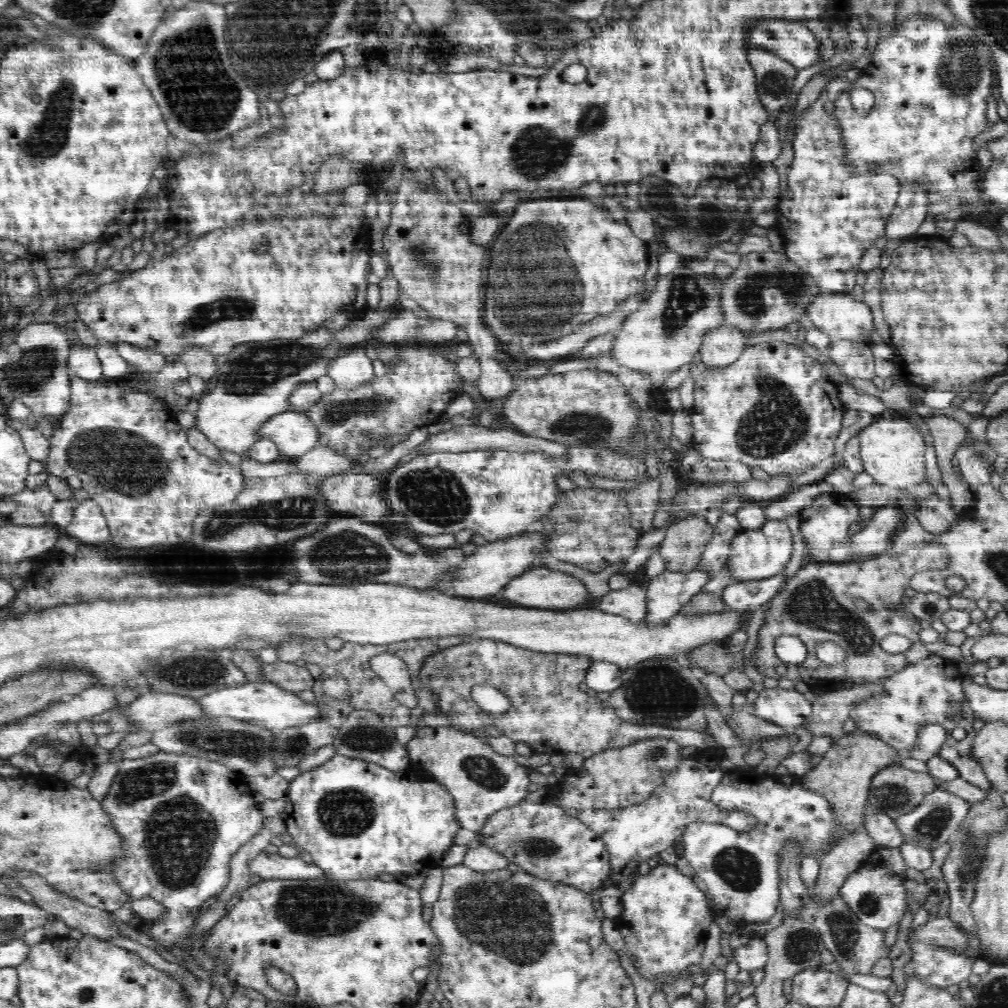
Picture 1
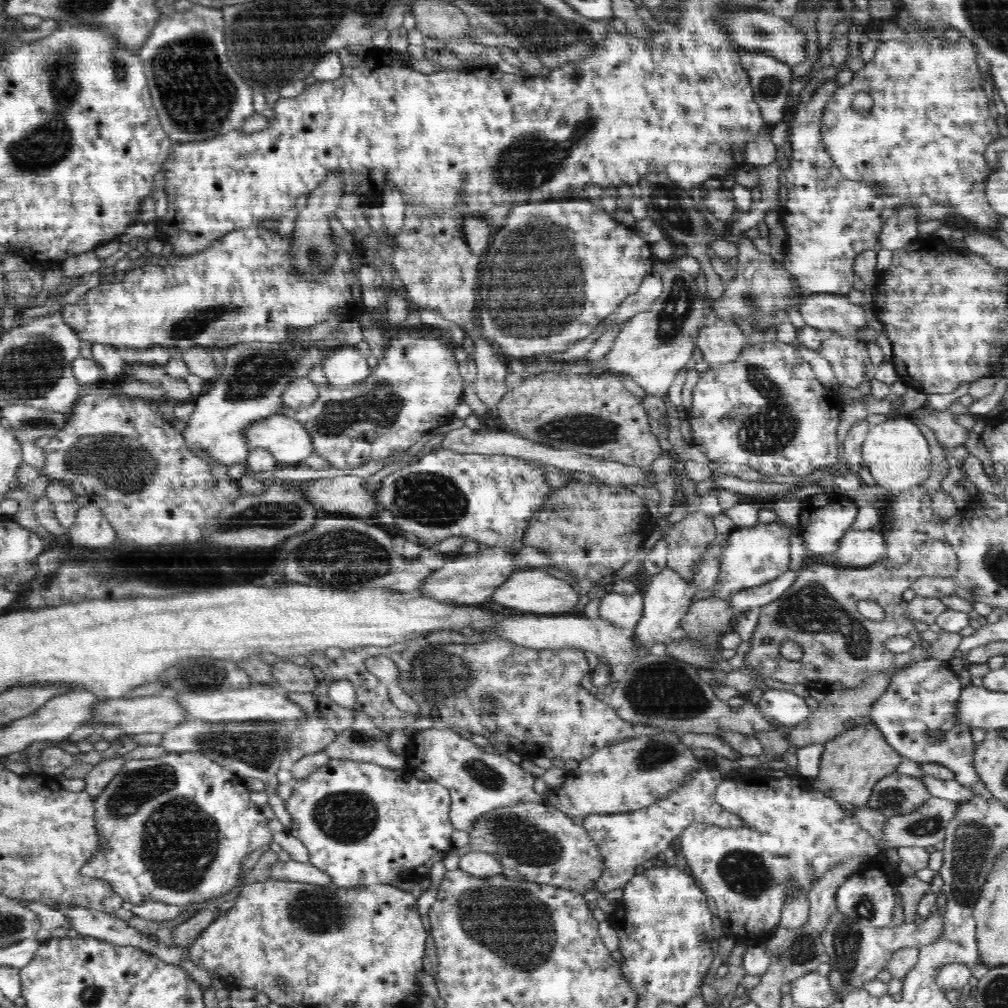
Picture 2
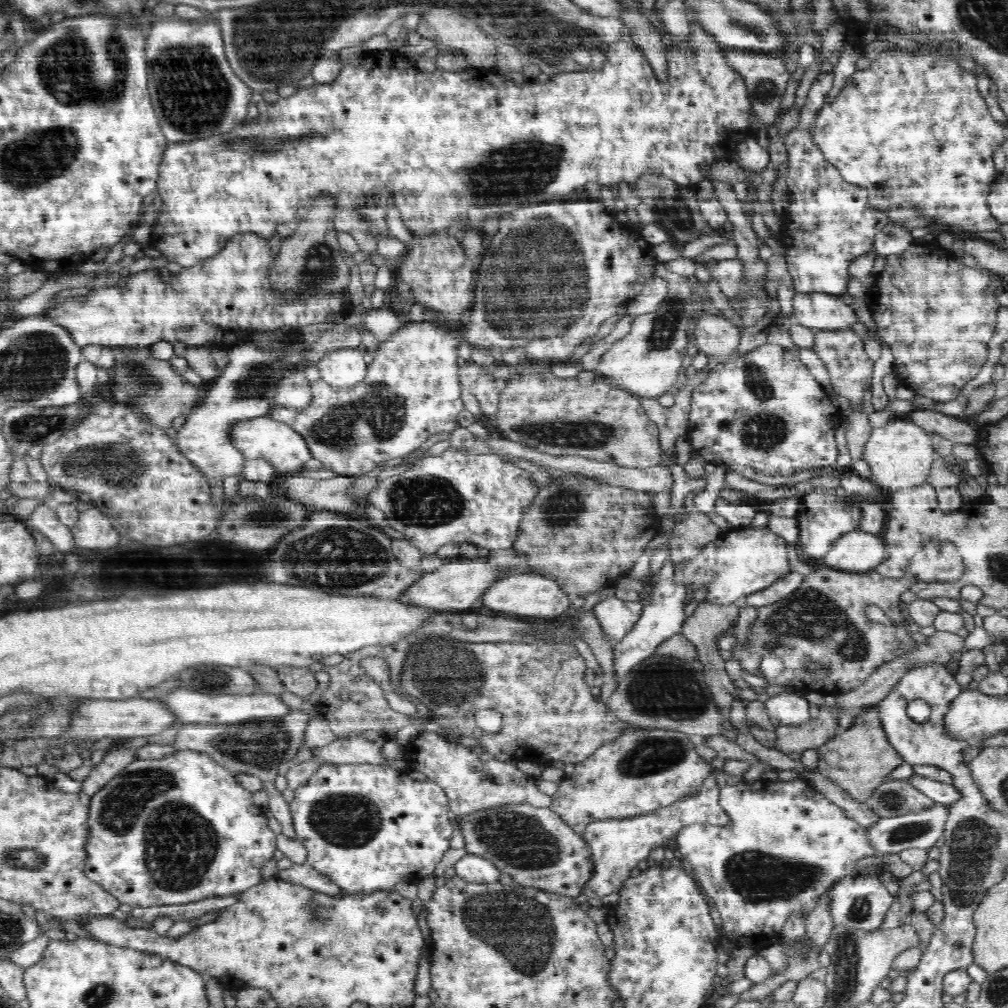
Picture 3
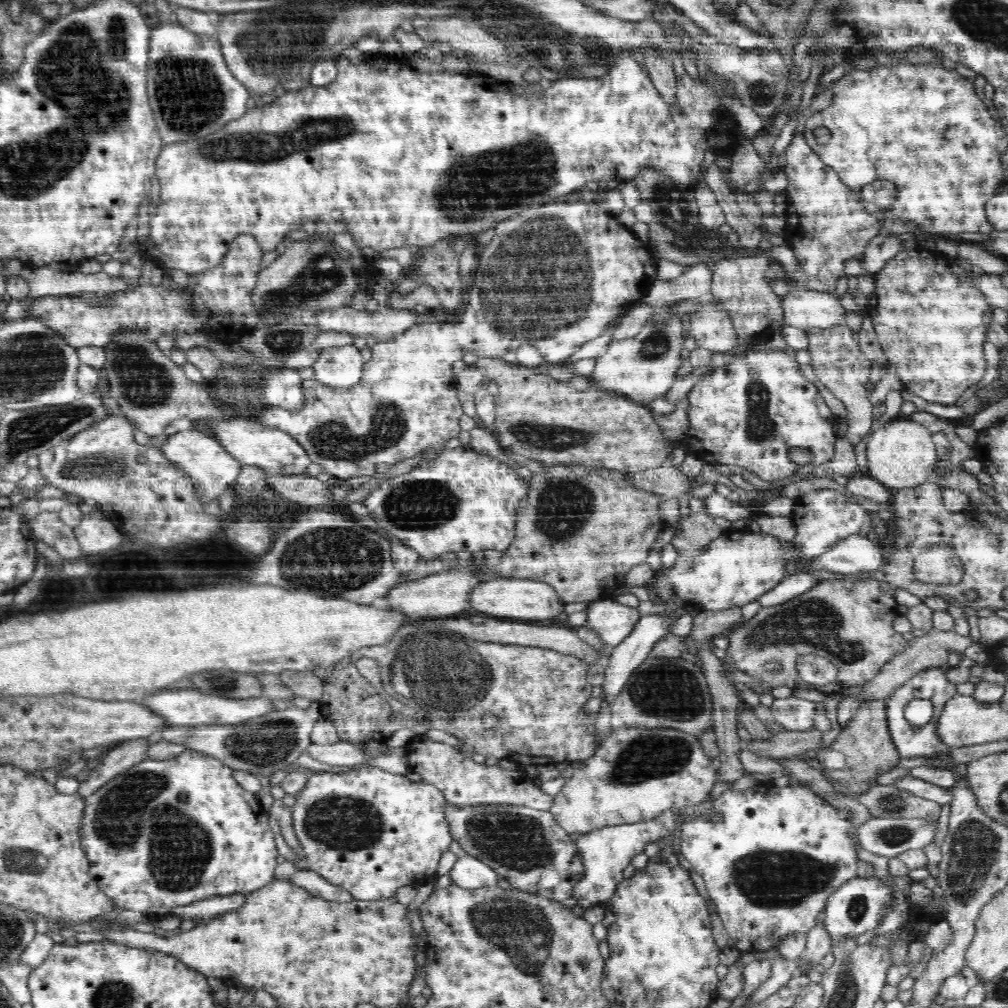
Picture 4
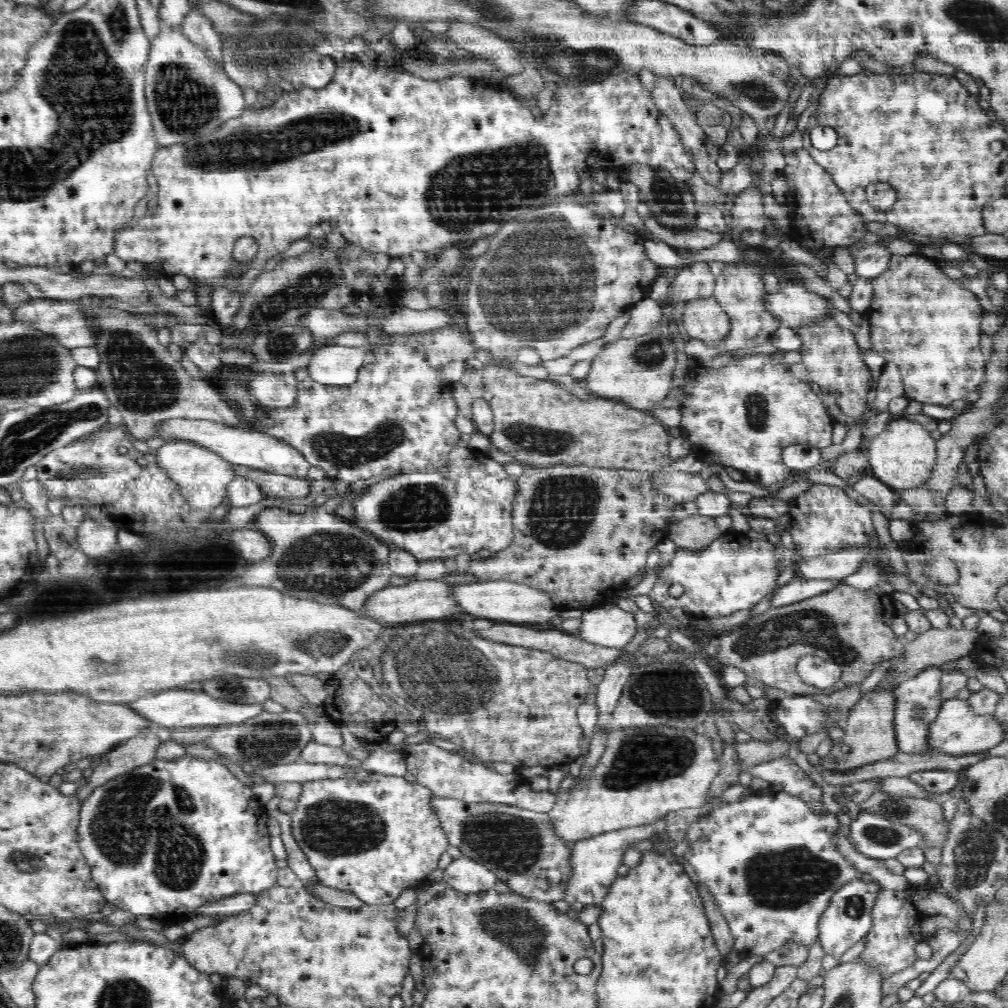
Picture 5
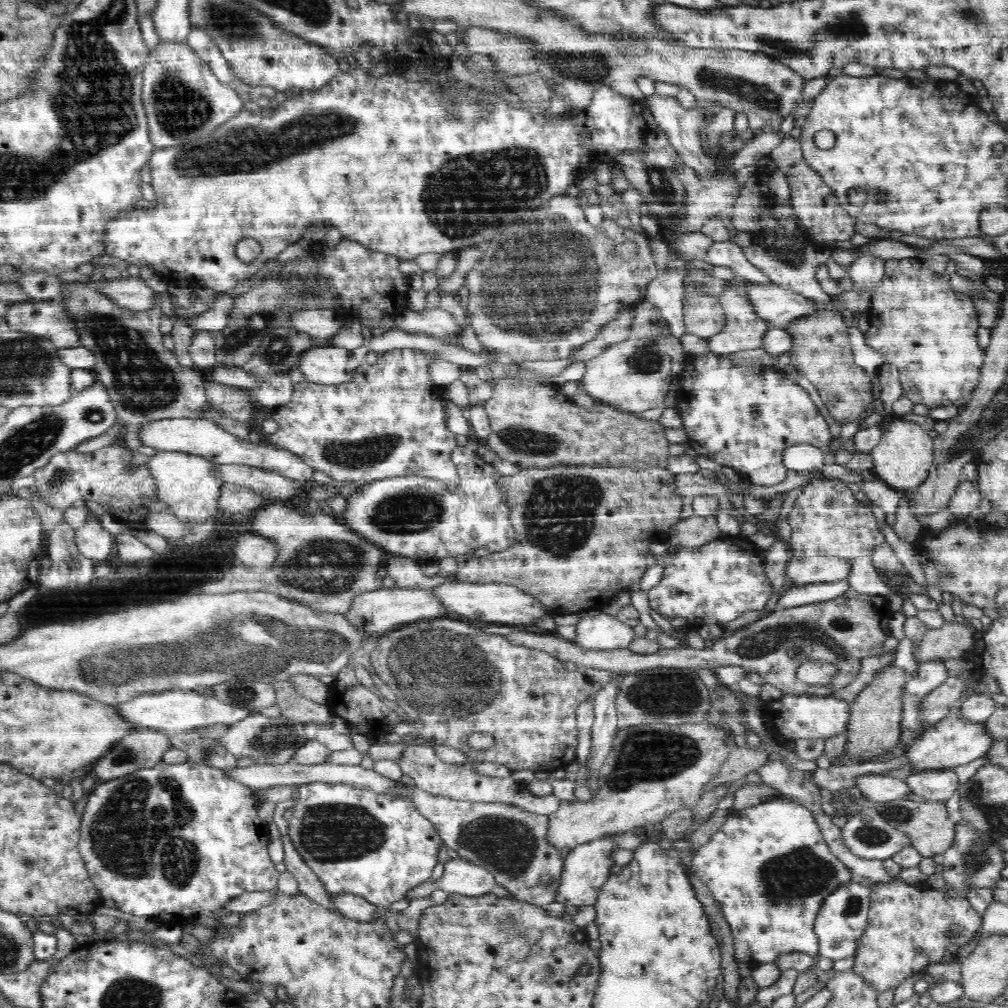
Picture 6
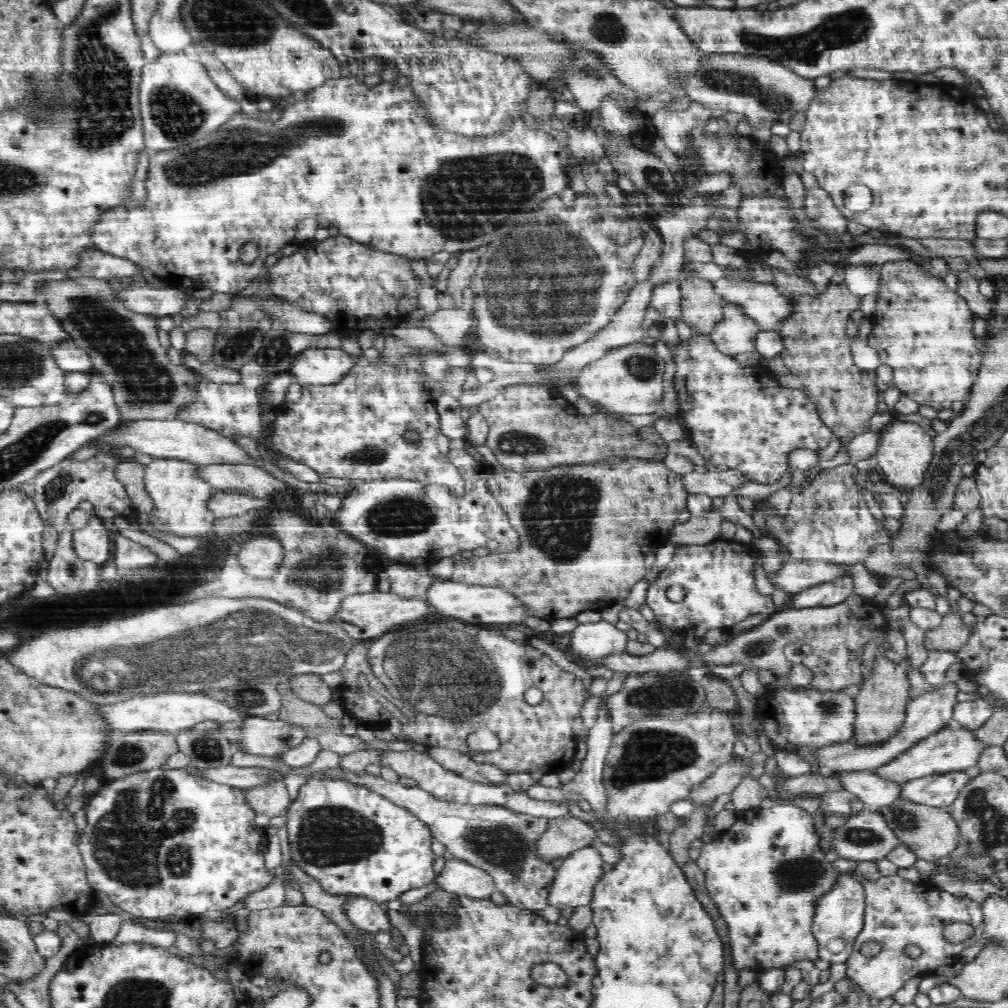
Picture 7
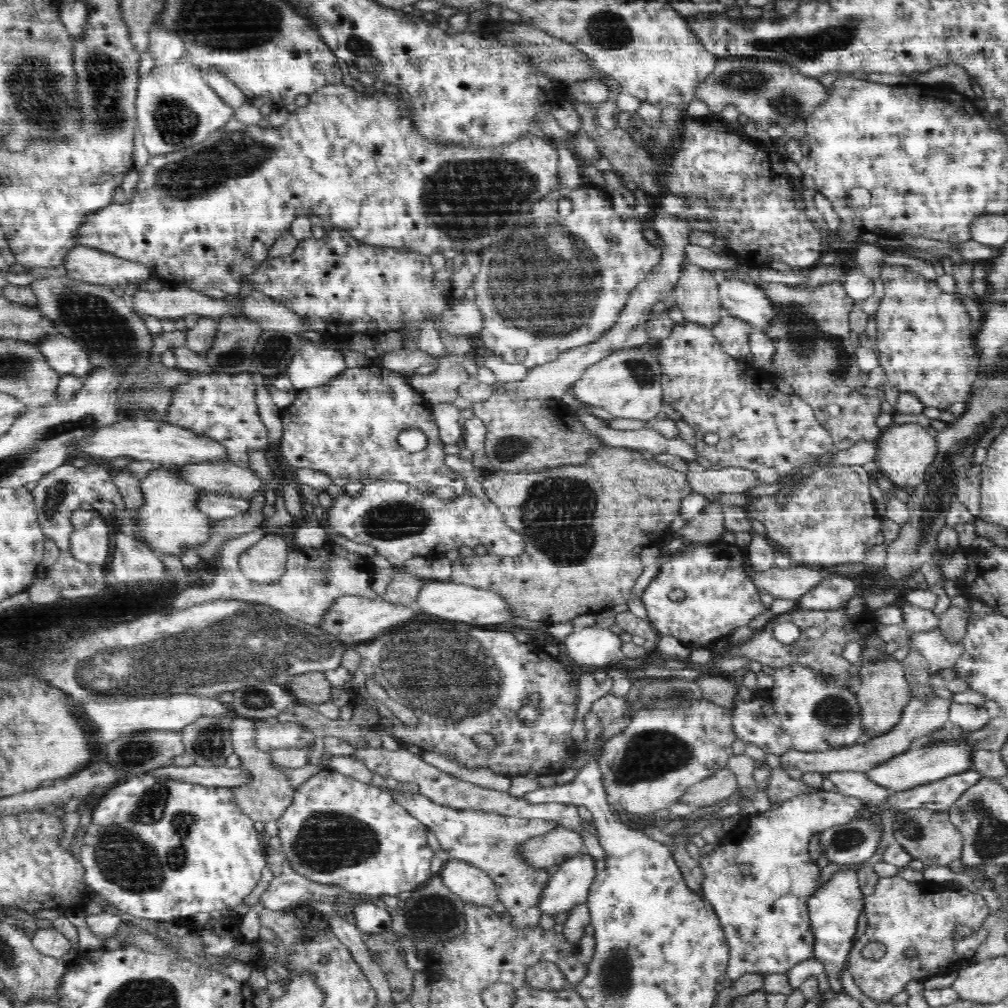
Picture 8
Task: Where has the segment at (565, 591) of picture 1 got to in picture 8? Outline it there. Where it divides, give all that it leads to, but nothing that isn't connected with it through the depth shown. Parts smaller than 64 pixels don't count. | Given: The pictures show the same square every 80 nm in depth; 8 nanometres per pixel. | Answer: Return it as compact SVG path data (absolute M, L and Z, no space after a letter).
M427 580L417 594L414 605L424 614L458 620L458 622L466 622L466 624L474 624L474 626L500 624L500 622L506 622L514 617L499 594L452 580Z

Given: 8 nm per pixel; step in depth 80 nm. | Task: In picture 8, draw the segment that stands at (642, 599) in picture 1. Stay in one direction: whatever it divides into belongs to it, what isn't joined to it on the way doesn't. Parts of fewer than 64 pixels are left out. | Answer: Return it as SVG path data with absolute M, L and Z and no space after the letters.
M584 627L579 632L570 633L564 640L568 658L580 668L612 667L620 658L622 641L610 629Z

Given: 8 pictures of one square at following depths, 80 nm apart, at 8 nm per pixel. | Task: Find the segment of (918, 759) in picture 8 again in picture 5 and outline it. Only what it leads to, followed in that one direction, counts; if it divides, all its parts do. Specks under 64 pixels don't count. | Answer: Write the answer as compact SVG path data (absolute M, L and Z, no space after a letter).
M950 698L942 702L937 717L930 723L930 742L922 755L936 753L963 756L982 753L996 747L1004 736L1006 731L993 714L974 714L967 700Z

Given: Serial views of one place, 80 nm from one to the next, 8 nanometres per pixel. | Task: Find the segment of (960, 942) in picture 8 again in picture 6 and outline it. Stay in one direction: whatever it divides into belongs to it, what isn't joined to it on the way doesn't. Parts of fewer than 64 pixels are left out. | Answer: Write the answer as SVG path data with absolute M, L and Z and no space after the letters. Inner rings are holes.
M897 875L894 882L888 884L874 883L870 888L870 906L868 911L868 926L864 934L857 940L857 949L854 955L853 971L871 984L871 988L877 992L895 990L906 978L910 978L914 972L924 971L927 966L945 962L950 958L946 951L948 944L964 946L974 938L974 934L982 926L982 917L970 905L964 896L956 896L952 892L942 892L924 885L909 885ZM952 924L962 926L963 931L952 937L948 928Z

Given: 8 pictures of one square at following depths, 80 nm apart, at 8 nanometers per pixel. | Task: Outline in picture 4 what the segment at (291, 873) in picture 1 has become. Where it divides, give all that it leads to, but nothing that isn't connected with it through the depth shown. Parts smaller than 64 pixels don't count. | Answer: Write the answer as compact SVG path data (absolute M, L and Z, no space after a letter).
M298 871L293 874L290 882L296 886L302 887L308 892L311 892L313 896L319 896L324 900L330 902L354 902L355 898L347 890L344 890L340 886L334 886L330 882L326 881L318 873L314 871Z

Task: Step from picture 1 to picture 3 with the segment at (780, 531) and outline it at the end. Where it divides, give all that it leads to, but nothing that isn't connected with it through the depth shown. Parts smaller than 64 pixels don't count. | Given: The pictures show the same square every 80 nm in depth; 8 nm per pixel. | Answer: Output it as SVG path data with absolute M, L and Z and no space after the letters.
M744 526L721 535L714 542L706 545L698 556L674 566L673 581L678 586L688 589L690 593L703 586L707 592L704 601L708 604L729 605L734 604L740 598L746 598L746 596L758 592L758 590L764 590L766 586L772 586L774 582L790 571L786 554L786 540L774 535L767 526L758 528Z

